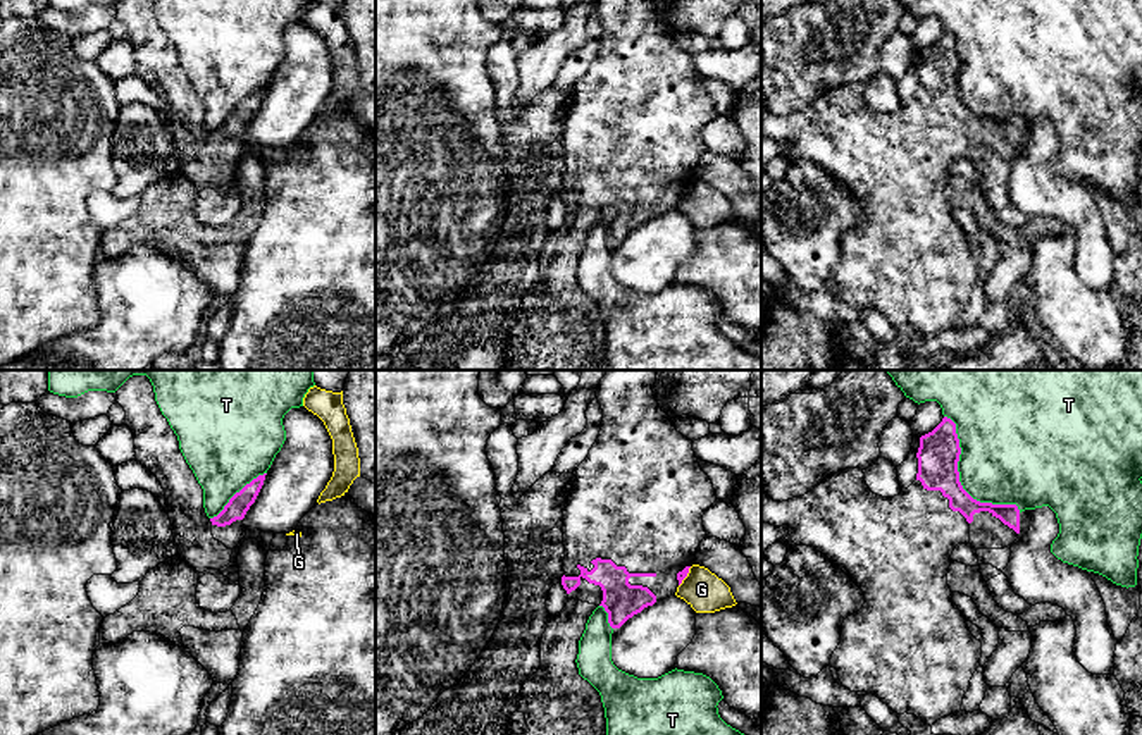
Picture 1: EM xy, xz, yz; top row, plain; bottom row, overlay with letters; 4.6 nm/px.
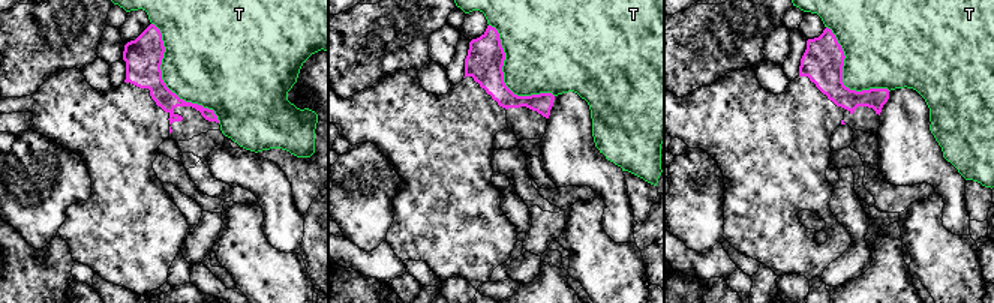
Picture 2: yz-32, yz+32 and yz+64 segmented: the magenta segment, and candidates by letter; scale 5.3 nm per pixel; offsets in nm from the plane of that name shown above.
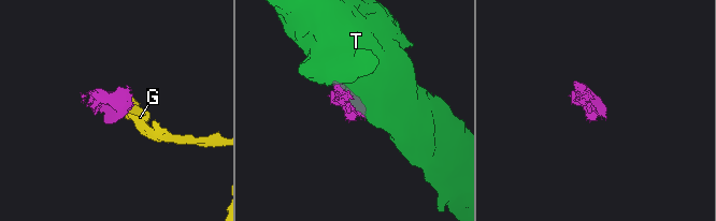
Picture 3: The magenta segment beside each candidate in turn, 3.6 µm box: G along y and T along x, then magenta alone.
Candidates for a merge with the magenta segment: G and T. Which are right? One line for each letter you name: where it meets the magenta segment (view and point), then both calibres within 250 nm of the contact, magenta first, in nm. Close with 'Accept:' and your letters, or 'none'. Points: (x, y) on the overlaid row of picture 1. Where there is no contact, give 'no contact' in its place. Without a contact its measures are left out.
Accept: none

